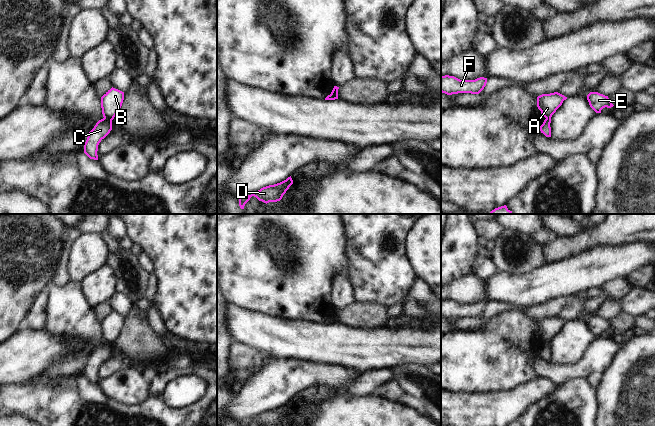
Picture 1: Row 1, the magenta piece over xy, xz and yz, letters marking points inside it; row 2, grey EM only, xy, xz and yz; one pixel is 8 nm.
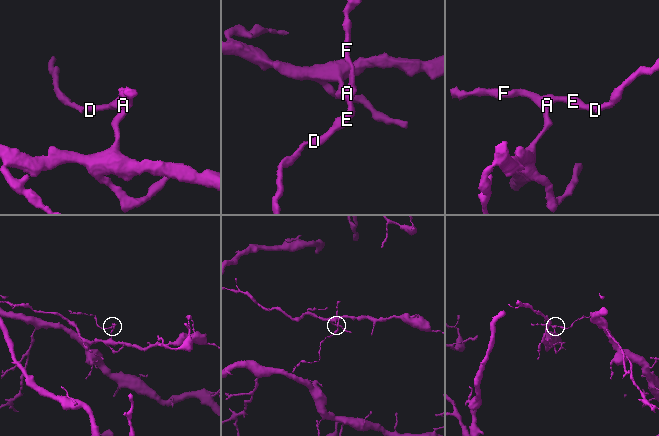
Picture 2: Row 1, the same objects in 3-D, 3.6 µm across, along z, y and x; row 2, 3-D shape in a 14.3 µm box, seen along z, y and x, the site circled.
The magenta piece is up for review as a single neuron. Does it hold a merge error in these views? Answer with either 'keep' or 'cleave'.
cleave

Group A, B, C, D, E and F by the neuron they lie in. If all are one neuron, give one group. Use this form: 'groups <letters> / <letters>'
groups A B D E F / C

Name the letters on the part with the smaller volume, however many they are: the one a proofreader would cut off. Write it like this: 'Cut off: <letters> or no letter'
Cut off: A, B, D, E, F

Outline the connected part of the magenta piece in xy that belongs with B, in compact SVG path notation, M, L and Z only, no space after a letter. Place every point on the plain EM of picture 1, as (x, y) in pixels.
M111 312L101 321L101 332L104 342L113 344L124 324L124 316Z

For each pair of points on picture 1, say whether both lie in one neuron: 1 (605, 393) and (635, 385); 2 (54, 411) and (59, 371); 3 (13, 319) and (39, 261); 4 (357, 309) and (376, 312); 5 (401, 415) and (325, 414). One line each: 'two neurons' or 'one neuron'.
1: one neuron
2: two neurons
3: one neuron
4: one neuron
5: one neuron

